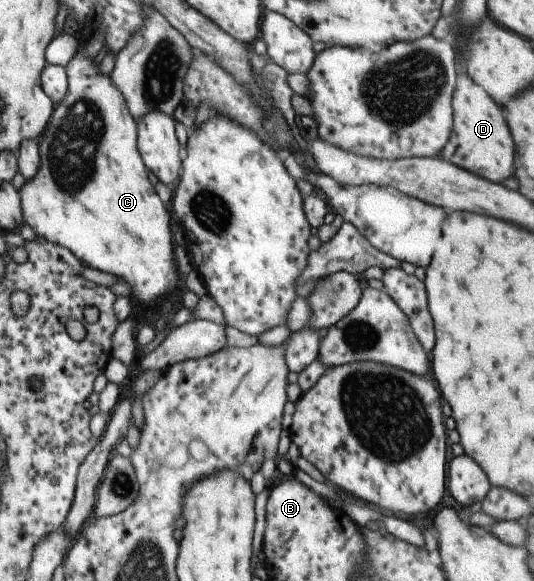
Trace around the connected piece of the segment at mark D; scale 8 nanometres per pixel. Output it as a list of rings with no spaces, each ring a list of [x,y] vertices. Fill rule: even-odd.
[[[461,68],[456,69],[456,81],[451,95],[452,127],[449,139],[440,149],[441,159],[467,169],[483,179],[505,181],[513,175],[515,148],[507,127],[503,109]]]

